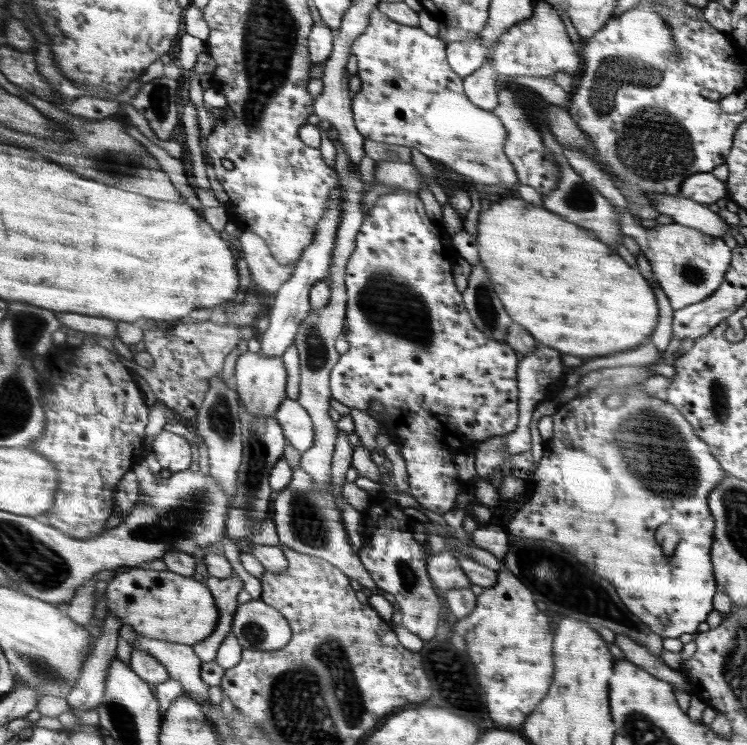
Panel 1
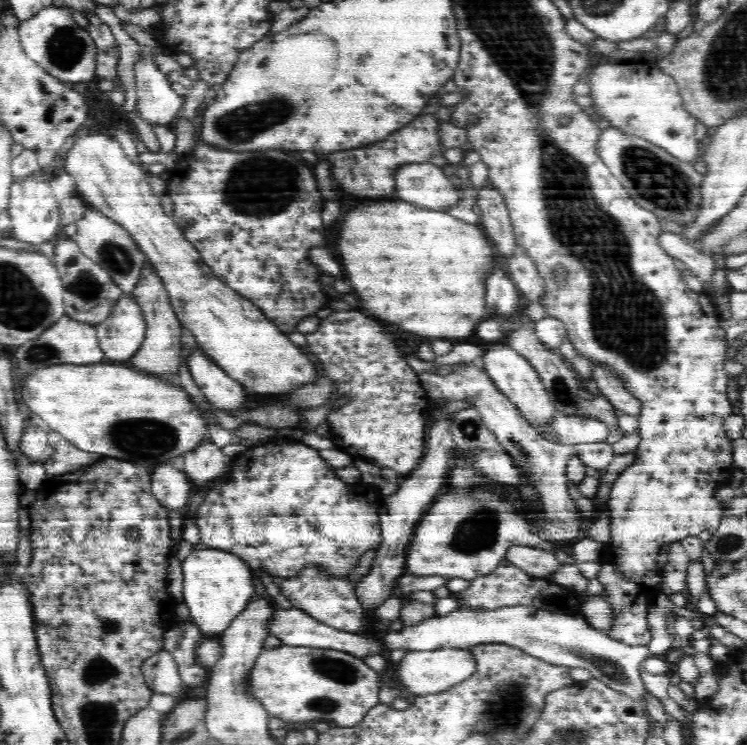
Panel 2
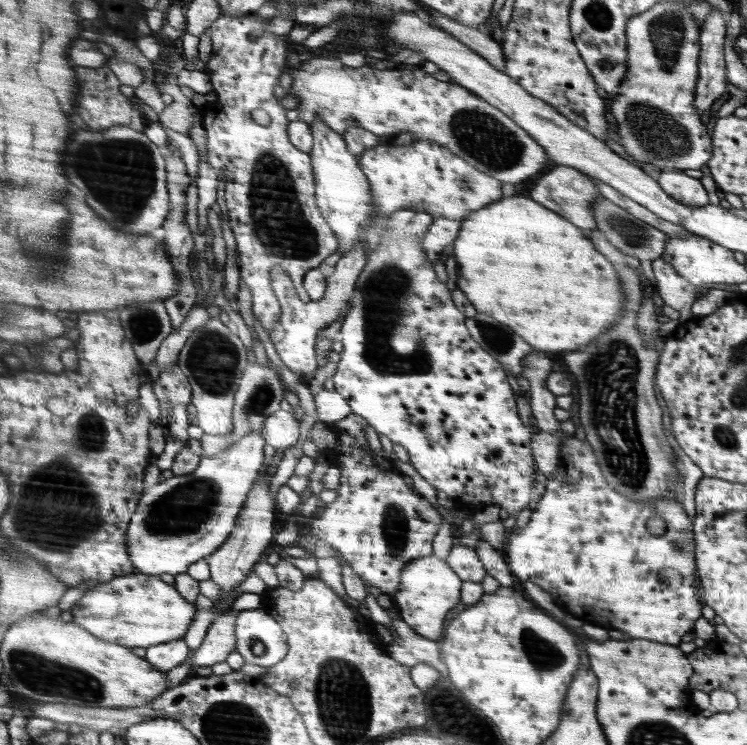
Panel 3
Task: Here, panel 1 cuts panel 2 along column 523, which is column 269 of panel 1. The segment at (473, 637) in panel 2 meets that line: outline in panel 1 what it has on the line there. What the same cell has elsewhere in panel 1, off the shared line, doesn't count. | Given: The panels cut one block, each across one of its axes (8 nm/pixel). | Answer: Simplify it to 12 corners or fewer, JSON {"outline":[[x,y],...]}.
{"outline":[[263,598],[237,608],[233,632],[253,652],[293,640],[291,622]]}

